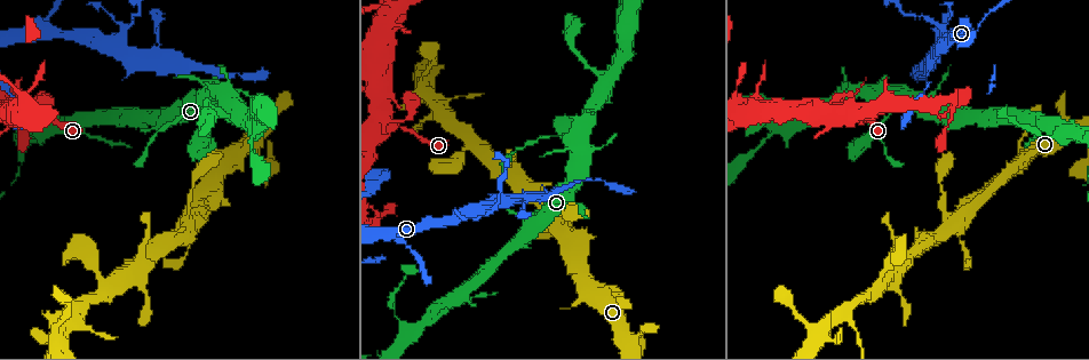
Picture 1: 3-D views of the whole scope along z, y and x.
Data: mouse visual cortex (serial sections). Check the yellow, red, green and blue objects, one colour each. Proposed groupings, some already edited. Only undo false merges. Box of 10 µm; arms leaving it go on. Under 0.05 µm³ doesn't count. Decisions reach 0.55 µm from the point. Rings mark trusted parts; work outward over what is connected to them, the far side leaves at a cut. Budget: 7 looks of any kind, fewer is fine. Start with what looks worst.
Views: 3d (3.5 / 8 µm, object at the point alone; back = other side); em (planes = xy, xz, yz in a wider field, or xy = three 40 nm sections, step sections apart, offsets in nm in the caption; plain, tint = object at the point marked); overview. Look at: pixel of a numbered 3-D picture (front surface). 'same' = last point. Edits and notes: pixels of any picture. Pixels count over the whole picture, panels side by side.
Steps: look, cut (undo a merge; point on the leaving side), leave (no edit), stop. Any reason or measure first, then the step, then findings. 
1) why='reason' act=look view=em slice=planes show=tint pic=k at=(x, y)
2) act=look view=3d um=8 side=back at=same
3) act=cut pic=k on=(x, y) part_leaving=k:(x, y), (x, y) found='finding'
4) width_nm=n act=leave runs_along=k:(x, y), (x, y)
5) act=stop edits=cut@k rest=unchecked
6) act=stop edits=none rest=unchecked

act=look view=3d um=3.5 pic=1 at=(517, 201)

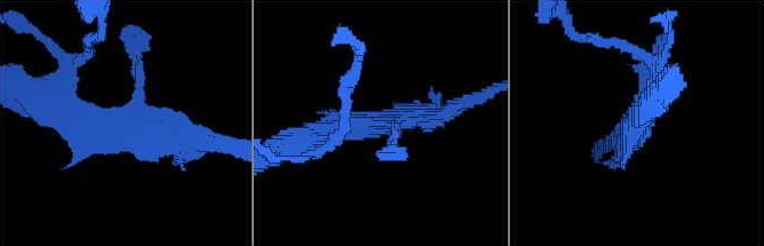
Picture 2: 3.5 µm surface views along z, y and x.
act=leave runs_along=2:(50, 108), (89, 132), (195, 139) found='continuous, no second cell'

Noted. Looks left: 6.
why='thin arm on a thick one' act=look view=3d um=3.5 pic=1 at=(386, 96)

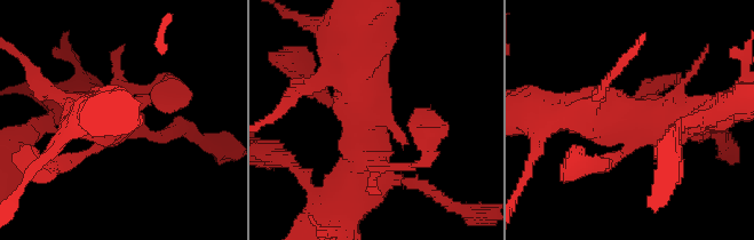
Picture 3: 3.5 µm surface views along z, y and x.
why='shape alone is not enough' act=look view=em slice=xy step=2 show=tint pic=3 at=(377, 116)

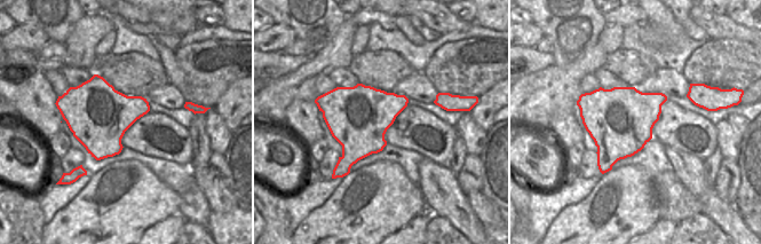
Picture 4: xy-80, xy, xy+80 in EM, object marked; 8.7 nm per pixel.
act=leave runs_along=3:(375, 173), (362, 117), (442, 129) found='all the same cell'

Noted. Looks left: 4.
why='branch point' act=look view=3d um=3.5 pic=1 at=(782, 125)

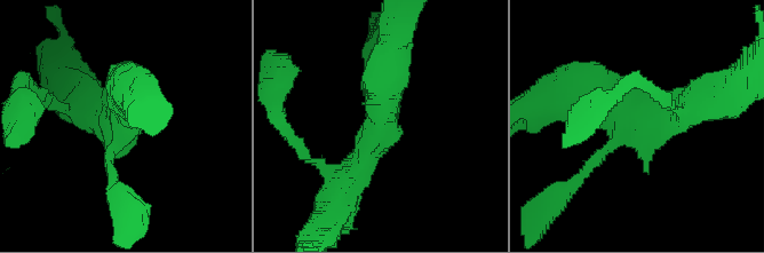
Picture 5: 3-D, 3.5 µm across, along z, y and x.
act=look view=em slice=planes show=plain pic=5 at=(635, 123)

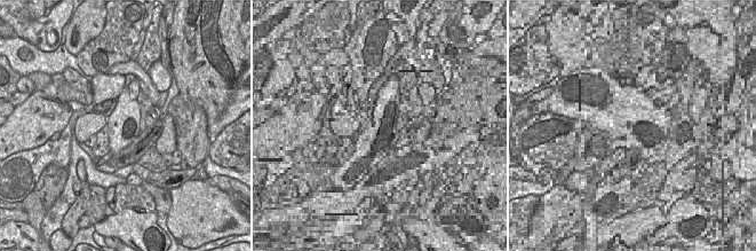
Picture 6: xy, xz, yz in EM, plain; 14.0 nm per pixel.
why='with the object marked' act=look view=em slice=planes show=tint at=same

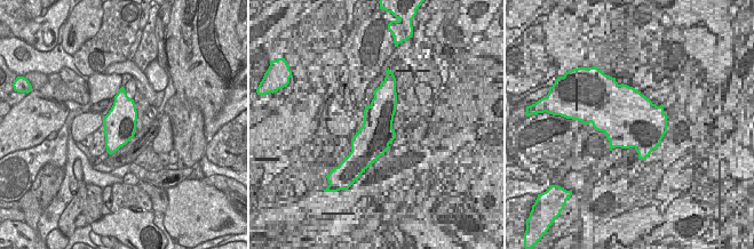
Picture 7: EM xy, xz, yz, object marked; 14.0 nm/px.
act=leave runs_along=5:(349, 182), (384, 118), (391, 60) found='continuous, no second cell'

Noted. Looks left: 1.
act=stop edits=none rest=unchecked

